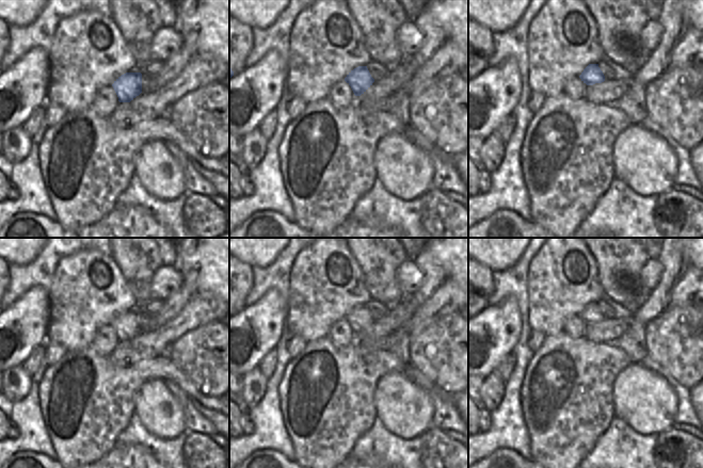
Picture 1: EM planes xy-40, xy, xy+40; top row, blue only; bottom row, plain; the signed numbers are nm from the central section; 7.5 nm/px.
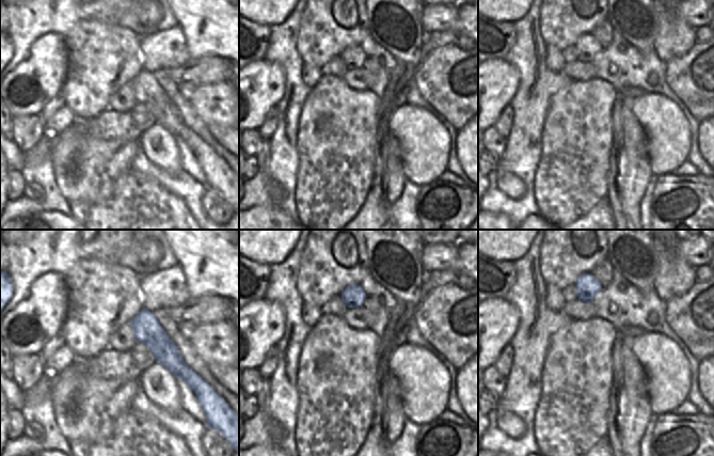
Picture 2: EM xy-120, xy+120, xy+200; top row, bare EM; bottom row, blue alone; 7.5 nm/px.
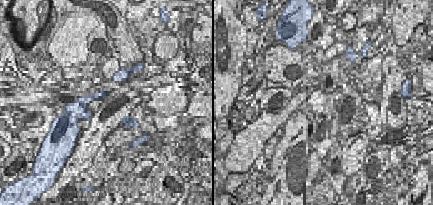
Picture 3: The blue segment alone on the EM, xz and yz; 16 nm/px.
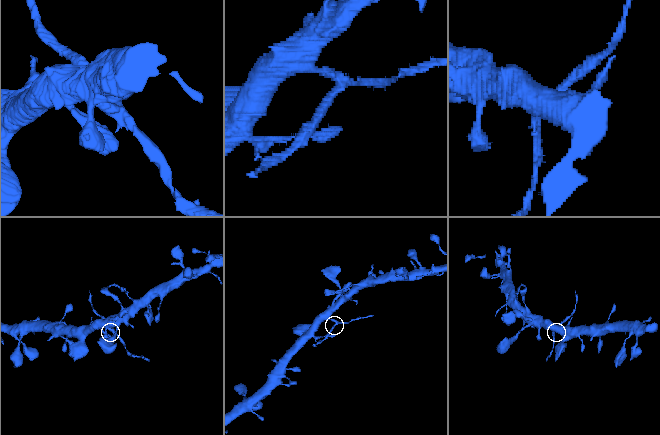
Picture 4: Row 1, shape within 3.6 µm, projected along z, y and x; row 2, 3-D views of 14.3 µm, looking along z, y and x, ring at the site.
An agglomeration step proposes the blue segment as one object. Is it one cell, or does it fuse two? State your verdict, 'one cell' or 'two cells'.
one cell

